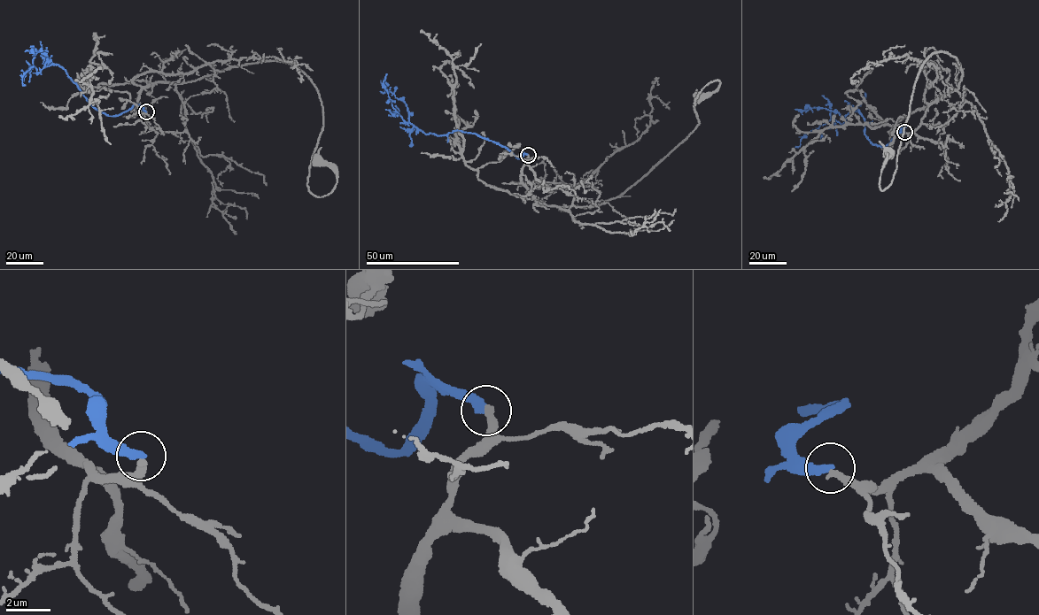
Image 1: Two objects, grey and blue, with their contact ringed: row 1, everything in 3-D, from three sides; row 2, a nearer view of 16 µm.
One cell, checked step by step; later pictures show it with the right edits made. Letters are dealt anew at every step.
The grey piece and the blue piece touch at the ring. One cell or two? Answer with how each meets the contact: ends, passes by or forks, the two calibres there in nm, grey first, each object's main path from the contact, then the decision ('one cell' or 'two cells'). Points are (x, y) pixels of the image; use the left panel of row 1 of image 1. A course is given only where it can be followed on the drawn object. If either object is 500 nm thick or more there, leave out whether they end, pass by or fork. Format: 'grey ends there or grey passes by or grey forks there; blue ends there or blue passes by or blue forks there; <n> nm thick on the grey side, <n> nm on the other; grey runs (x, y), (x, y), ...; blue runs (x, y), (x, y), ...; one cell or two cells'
grey ends there; blue ends there; 300 nm thick on the grey side, 380 nm on the other; grey runs (146, 111), (137, 99), (157, 82), (290, 64), (322, 105), (307, 186), (318, 197), (337, 182), (318, 160); blue runs (146, 111), (134, 104), (119, 114), (101, 112), (57, 65), (37, 73), (31, 66), (21, 76), (25, 85); two cells

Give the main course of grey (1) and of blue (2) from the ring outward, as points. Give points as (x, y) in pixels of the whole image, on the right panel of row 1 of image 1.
1: (904, 132), (958, 88), (956, 57), (941, 50), (921, 68), (896, 170), (882, 191), (888, 152)
2: (904, 132), (900, 128), (886, 146), (872, 144), (856, 110), (842, 123), (833, 119), (810, 131), (795, 147)

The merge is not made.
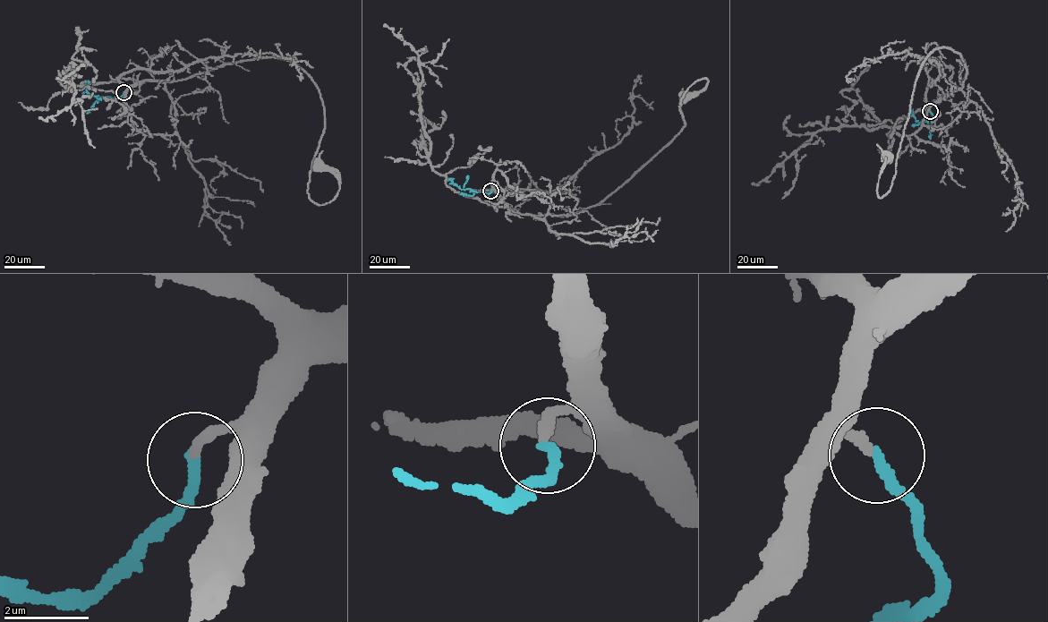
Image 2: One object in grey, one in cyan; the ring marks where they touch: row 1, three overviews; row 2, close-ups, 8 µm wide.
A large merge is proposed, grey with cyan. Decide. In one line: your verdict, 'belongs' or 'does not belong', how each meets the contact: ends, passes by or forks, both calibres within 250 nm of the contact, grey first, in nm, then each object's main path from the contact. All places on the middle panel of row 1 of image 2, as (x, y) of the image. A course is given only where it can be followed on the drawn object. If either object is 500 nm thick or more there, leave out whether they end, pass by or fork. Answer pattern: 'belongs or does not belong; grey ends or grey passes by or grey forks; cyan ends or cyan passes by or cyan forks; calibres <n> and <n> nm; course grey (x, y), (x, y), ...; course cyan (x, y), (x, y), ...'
belongs; grey ends; cyan ends; calibres 240 and 260 nm; course grey (490, 191), (515, 212), (566, 216), (595, 206), (679, 133), (684, 92), (708, 80), (685, 97); course cyan (490, 191), (489, 193), (459, 189), (452, 182), (452, 177)

